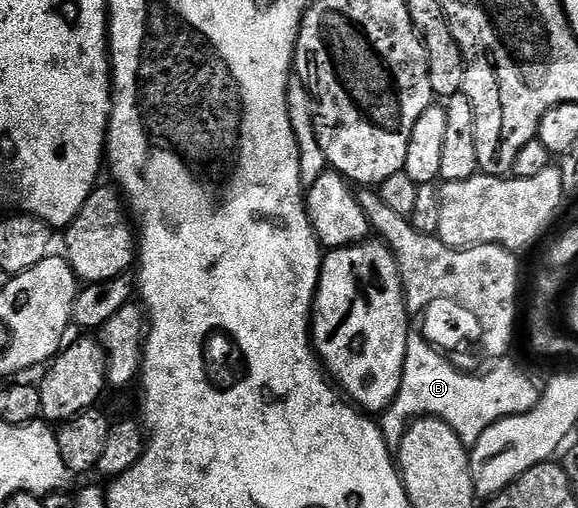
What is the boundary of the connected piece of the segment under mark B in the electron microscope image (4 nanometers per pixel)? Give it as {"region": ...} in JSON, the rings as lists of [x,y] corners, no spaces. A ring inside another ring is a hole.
{"region":[[[408,332],[399,395],[385,413],[385,418],[391,424],[385,429],[388,438],[402,438],[412,419],[429,416],[439,418],[455,430],[458,437],[478,439],[502,417],[528,413],[539,401],[540,386],[535,386],[515,365],[499,365],[489,370],[484,377],[474,377],[474,372],[460,369],[452,358],[450,361],[447,357],[450,356],[436,349],[424,338],[422,332]]]}

